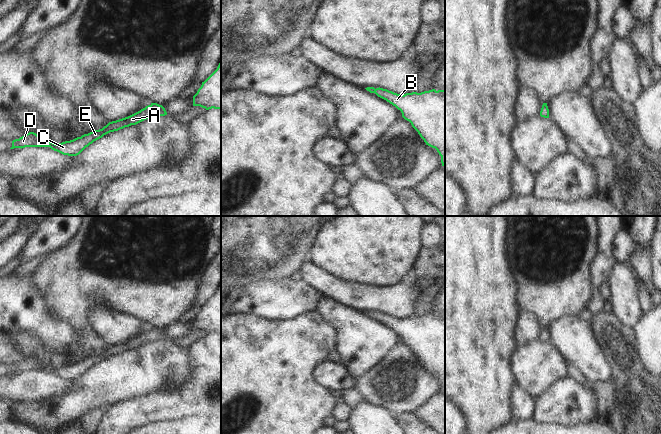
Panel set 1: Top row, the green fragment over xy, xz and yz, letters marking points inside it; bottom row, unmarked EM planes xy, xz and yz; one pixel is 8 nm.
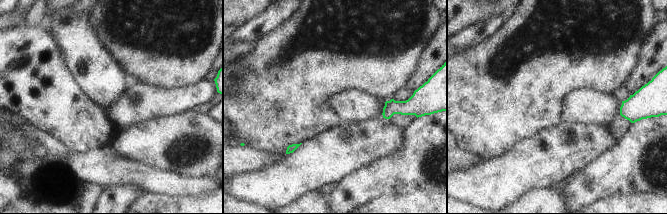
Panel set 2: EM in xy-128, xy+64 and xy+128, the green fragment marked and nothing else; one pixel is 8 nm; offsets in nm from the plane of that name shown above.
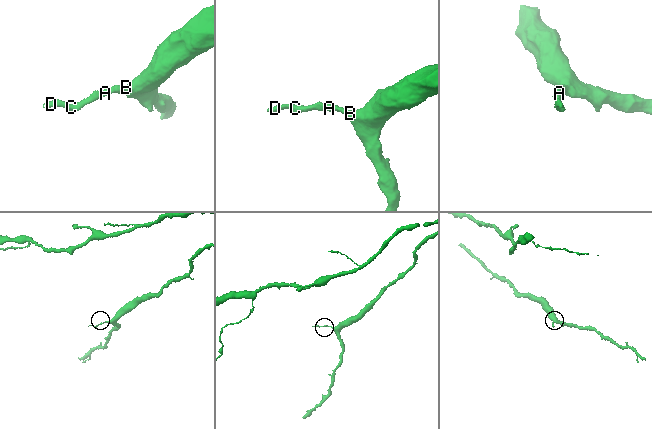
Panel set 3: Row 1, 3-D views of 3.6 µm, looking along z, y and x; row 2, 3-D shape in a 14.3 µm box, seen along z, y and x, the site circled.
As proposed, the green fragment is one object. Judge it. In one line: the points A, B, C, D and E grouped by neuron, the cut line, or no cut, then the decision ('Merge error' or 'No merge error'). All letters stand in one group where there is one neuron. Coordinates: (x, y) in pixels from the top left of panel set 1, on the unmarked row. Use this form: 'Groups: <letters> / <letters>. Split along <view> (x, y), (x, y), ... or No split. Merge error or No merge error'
Groups: A B C D E. No split. No merge error

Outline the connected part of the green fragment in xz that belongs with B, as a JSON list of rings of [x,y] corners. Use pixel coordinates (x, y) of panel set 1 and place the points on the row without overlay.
[[[380,311],[365,313],[400,334],[426,369],[437,374],[442,390],[445,390],[445,314],[400,319]]]

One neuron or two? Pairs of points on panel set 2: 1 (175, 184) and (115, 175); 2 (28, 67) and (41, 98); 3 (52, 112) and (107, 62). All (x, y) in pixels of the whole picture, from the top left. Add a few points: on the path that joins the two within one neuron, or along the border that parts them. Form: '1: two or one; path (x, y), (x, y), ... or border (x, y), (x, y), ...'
1: one; path (160, 181), (152, 180), (142, 175), (130, 175)
2: one; path (29, 75), (41, 87), (41, 90)
3: two; border (69, 65), (79, 85), (97, 102)

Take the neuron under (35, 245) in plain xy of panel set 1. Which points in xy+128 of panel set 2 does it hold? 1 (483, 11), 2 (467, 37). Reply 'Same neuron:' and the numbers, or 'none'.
Same neuron: 2

